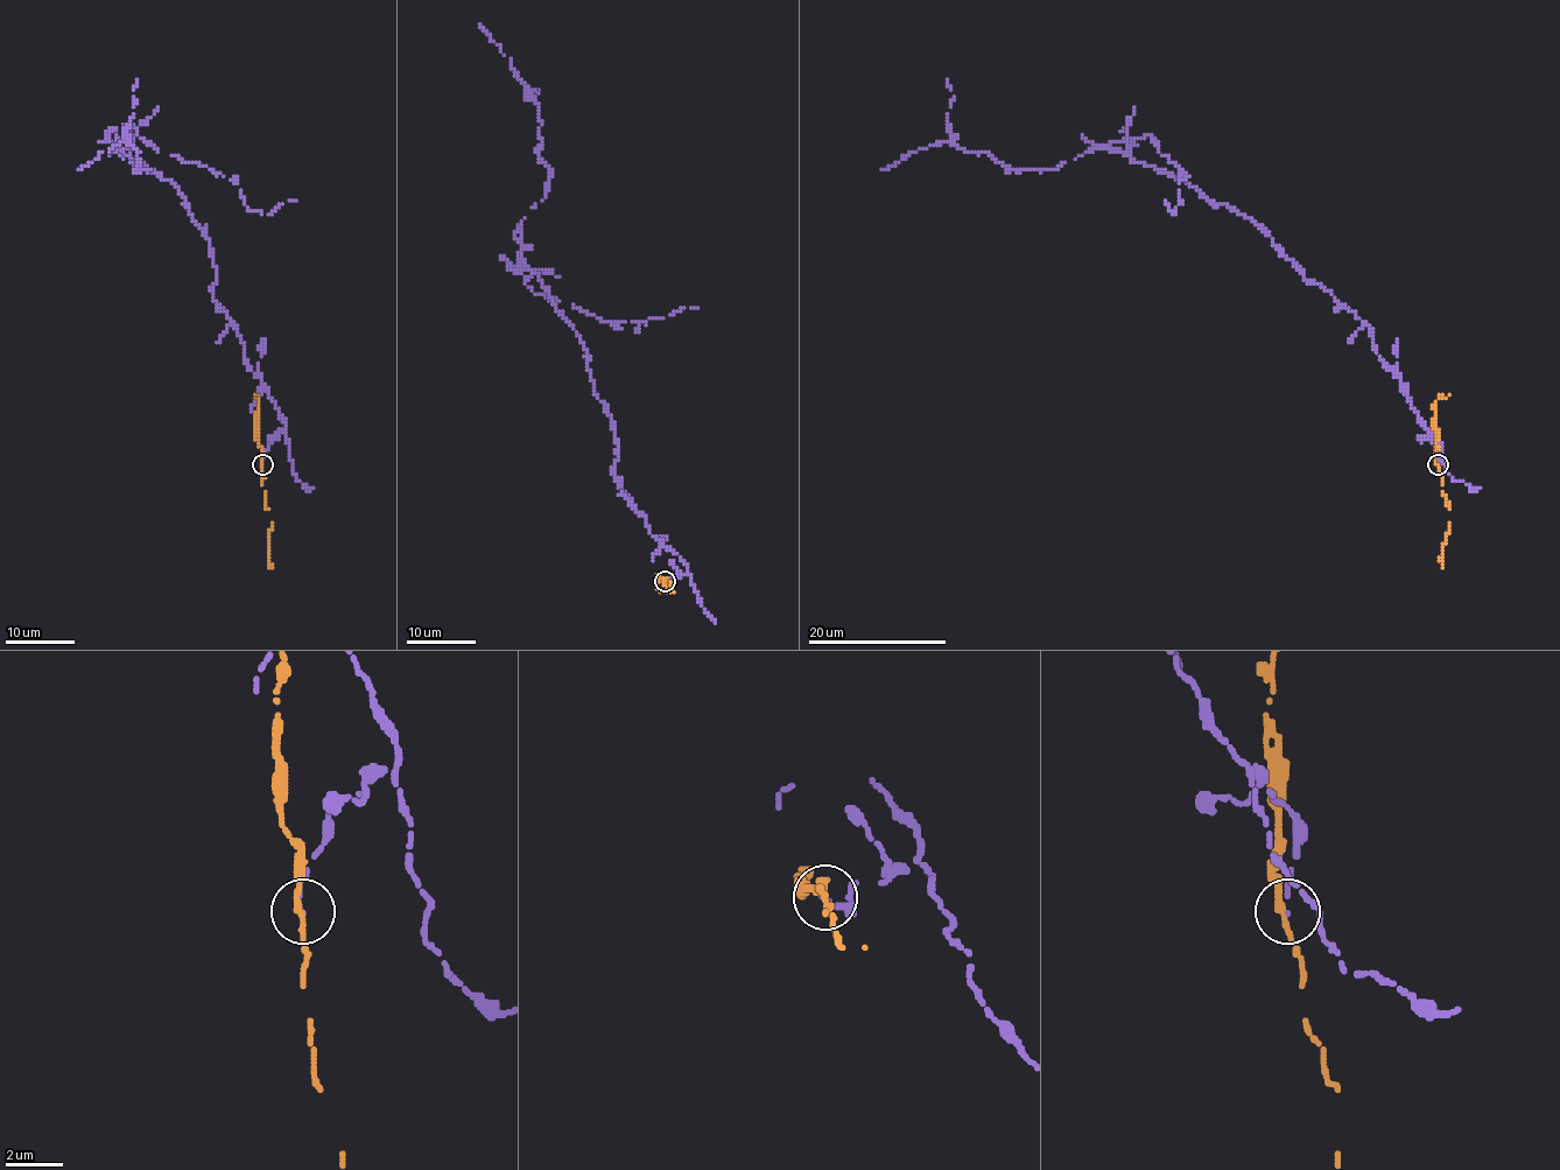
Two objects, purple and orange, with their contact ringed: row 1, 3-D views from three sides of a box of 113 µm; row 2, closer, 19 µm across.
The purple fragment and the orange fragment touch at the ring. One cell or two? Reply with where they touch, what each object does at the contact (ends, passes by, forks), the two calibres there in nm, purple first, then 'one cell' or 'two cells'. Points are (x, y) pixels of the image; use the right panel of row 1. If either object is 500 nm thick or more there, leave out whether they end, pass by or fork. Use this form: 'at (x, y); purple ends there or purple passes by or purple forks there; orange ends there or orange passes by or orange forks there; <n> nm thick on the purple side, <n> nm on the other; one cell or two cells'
at (1438, 464); purple ends there; orange passes by; 130 nm thick on the purple side, 240 nm on the other; two cells

